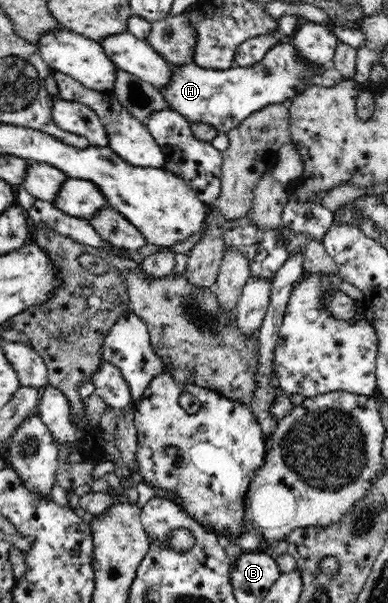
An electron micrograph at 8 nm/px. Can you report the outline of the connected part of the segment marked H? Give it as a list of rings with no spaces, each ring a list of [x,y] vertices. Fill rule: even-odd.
[[[285,41],[276,44],[274,48],[270,48],[260,62],[256,62],[249,67],[234,65],[228,70],[212,70],[202,68],[196,63],[182,64],[182,66],[174,65],[172,66],[170,84],[166,88],[160,88],[160,92],[164,95],[164,99],[168,101],[169,109],[182,114],[190,123],[208,124],[214,126],[219,133],[227,134],[230,130],[238,127],[242,120],[255,114],[258,110],[262,110],[265,106],[289,103],[298,92],[302,92],[308,86],[318,83],[322,73],[322,69],[318,65],[312,65],[298,55],[298,49],[294,47],[294,43]]]

